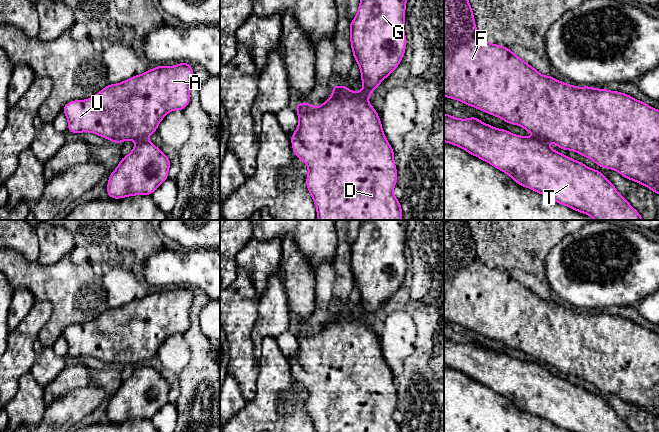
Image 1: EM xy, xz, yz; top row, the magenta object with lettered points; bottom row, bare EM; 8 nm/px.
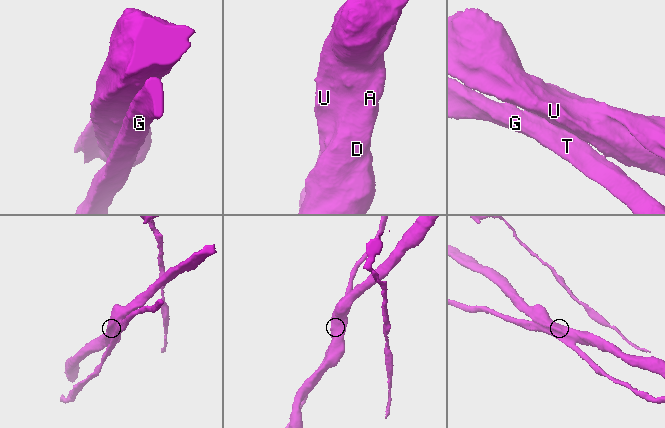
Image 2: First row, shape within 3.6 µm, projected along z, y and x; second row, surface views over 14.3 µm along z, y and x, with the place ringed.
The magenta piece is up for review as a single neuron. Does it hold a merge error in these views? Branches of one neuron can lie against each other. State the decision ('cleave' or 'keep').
keep

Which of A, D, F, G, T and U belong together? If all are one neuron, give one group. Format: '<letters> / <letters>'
A D F G T U

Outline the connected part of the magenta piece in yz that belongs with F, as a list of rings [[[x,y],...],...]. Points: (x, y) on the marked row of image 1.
[[[444,0],[444,96],[533,133],[535,138],[519,136],[485,124],[473,116],[460,119],[444,113],[444,142],[462,148],[501,170],[517,184],[548,196],[559,204],[595,220],[644,220],[603,174],[552,150],[547,141],[576,151],[599,166],[617,171],[626,179],[659,194],[659,110],[619,91],[576,87],[550,75],[540,74],[509,48],[490,44],[479,34],[469,0]]]

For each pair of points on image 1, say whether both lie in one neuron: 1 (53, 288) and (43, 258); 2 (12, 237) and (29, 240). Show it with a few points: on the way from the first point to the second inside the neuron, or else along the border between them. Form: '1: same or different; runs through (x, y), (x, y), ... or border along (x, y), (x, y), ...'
1: different; border along (66, 254), (51, 264), (40, 264), (37, 261)
2: same; runs through (16, 237), (21, 237), (25, 240)

